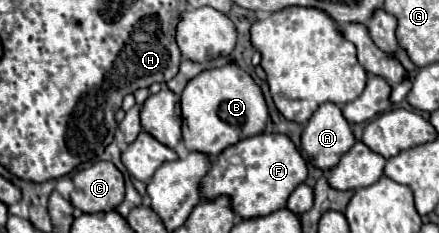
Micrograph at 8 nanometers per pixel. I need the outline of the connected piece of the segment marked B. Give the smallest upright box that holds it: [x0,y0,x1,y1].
[182,63,268,157]

